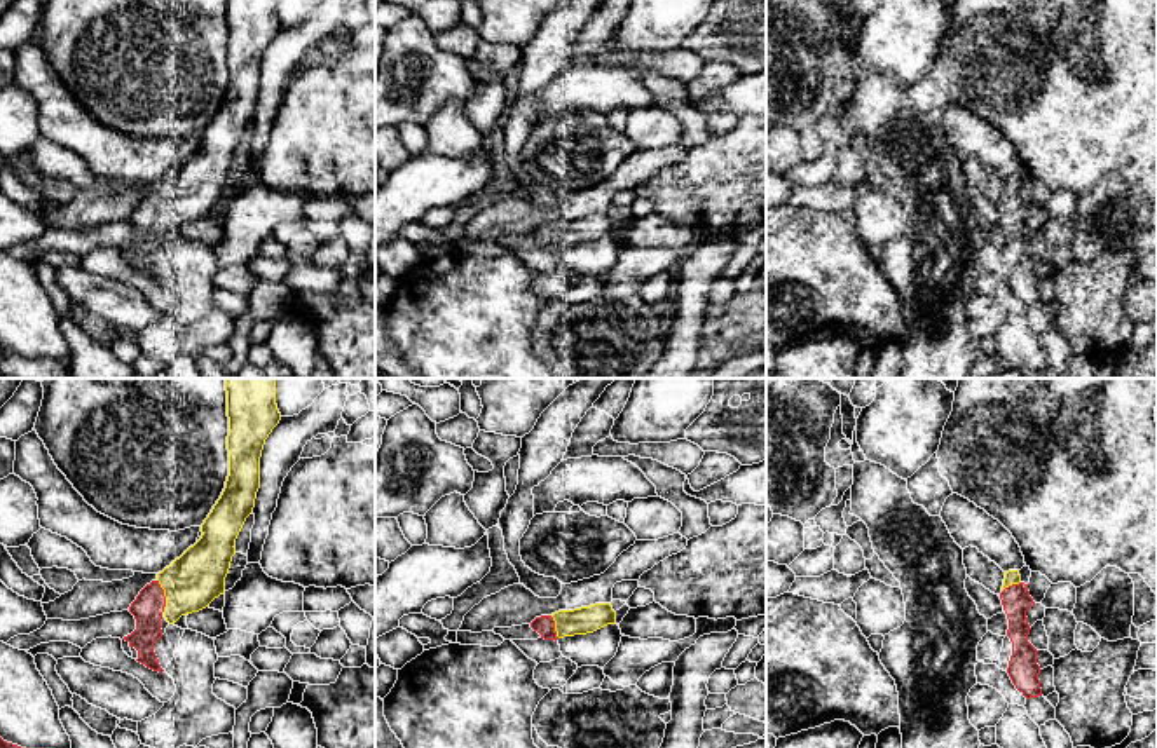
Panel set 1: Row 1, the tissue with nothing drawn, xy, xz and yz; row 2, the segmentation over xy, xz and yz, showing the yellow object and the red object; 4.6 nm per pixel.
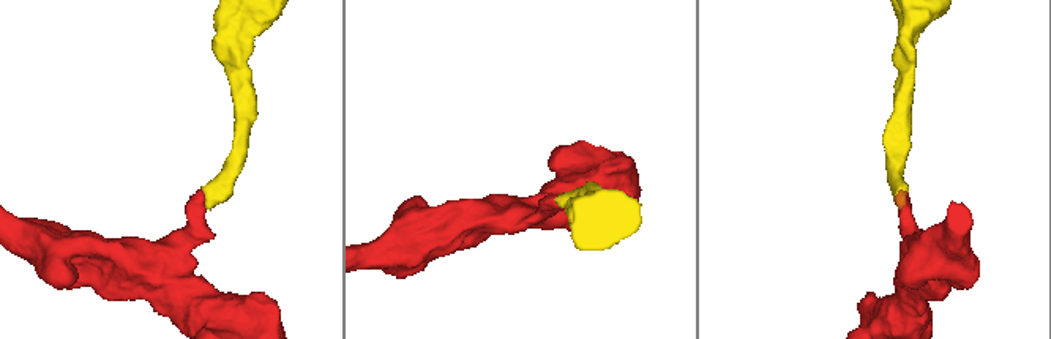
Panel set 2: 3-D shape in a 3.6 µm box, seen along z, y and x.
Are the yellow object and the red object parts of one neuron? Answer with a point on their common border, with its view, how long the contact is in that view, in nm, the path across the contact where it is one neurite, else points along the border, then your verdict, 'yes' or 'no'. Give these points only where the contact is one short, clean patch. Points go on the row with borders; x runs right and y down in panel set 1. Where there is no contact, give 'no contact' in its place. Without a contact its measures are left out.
meets yellow in xy at (164, 595); contact 160 nm long; yes

